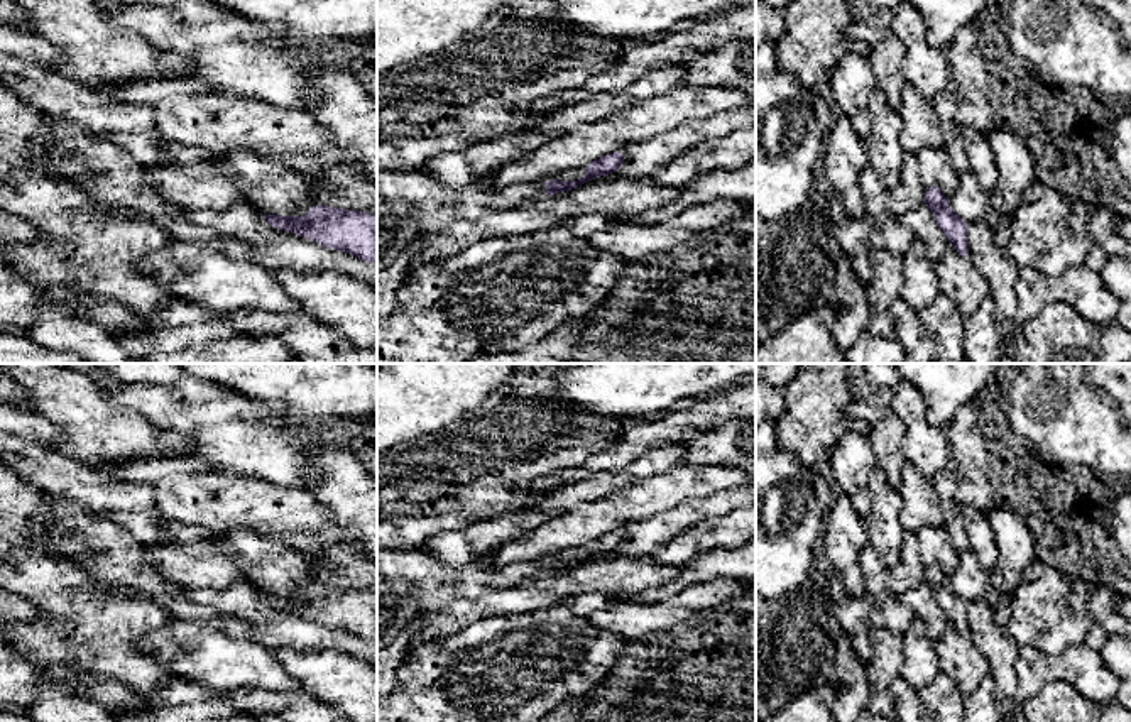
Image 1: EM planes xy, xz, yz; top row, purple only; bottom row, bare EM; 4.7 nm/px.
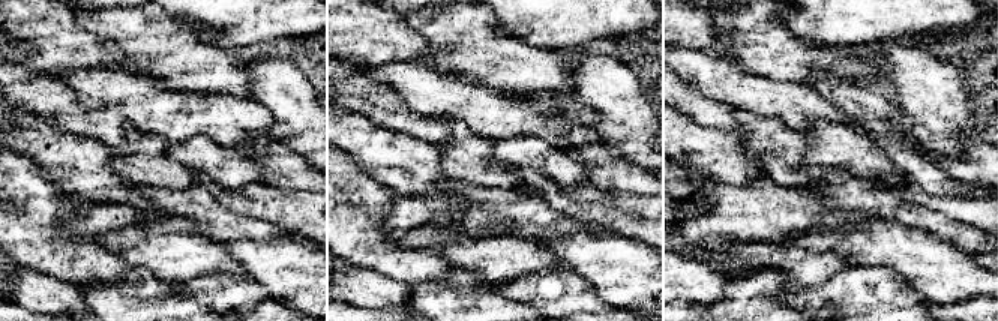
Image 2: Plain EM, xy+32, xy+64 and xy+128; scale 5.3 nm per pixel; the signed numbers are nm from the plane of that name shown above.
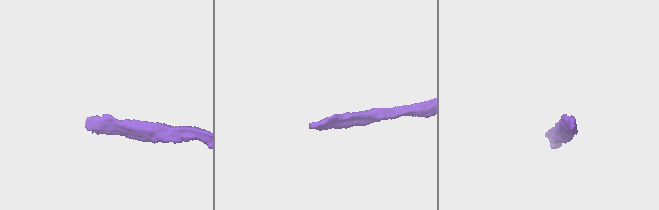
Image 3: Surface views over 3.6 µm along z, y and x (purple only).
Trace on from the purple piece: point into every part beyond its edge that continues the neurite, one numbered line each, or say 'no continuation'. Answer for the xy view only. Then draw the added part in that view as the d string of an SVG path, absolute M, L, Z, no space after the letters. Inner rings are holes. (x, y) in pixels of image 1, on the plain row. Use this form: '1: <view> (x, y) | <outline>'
no continuation

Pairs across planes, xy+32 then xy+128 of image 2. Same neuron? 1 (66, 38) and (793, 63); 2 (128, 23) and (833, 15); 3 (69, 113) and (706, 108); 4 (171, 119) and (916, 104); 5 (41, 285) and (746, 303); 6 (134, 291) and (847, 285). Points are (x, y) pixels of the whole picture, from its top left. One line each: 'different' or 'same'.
1: different
2: different
3: same
4: different
5: different
6: different

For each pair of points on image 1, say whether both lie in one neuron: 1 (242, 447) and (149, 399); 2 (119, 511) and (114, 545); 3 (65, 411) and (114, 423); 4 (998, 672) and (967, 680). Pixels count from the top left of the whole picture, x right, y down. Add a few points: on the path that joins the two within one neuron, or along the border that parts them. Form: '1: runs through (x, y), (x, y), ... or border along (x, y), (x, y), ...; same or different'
1: runs through (218, 423), (205, 413), (181, 413), (173, 406); same
2: border along (80, 509), (120, 525), (149, 546); different
3: runs through (76, 411), (90, 423), (102, 423); same
4: border along (971, 638), (988, 661), (989, 673); different

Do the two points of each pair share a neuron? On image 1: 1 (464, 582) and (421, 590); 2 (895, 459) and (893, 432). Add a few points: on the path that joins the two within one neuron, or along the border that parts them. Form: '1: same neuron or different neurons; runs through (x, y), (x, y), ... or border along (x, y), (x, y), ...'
1: same neuron; runs through (453, 582), (431, 584)
2: same neuron; runs through (893, 452), (893, 438)

